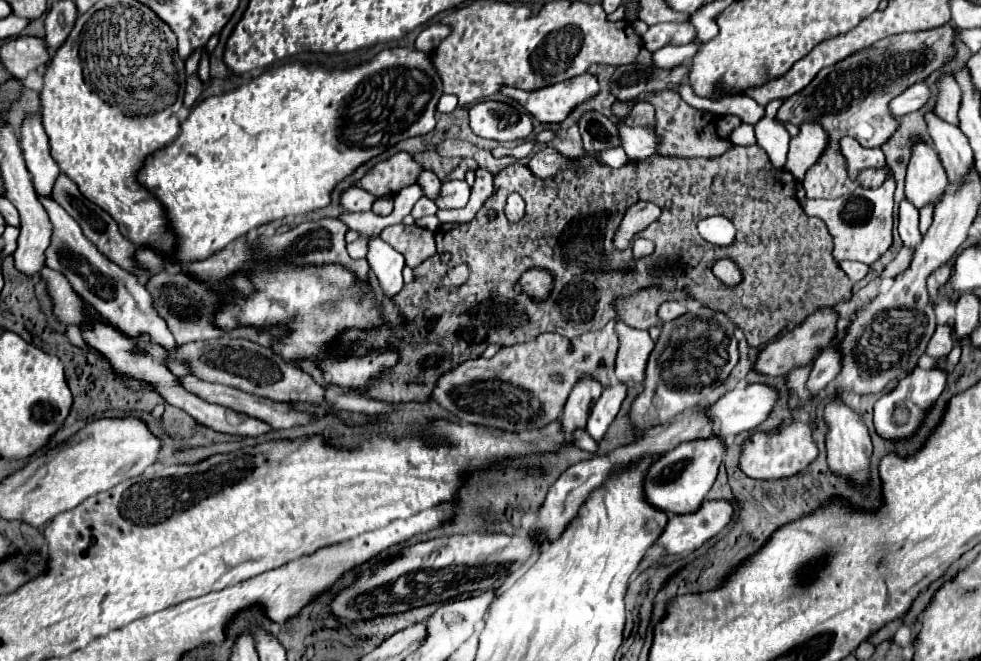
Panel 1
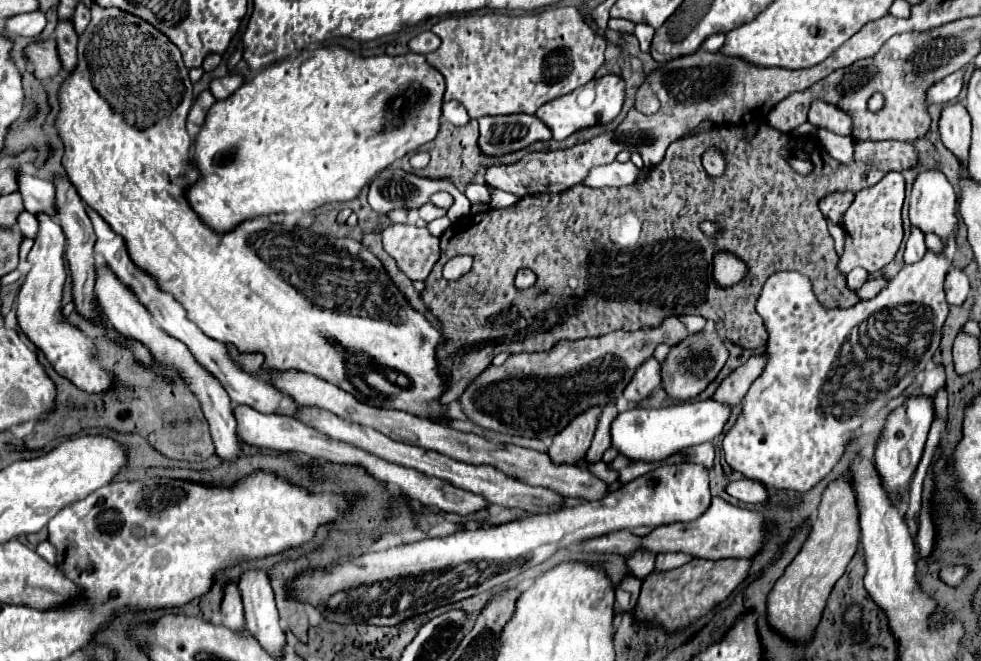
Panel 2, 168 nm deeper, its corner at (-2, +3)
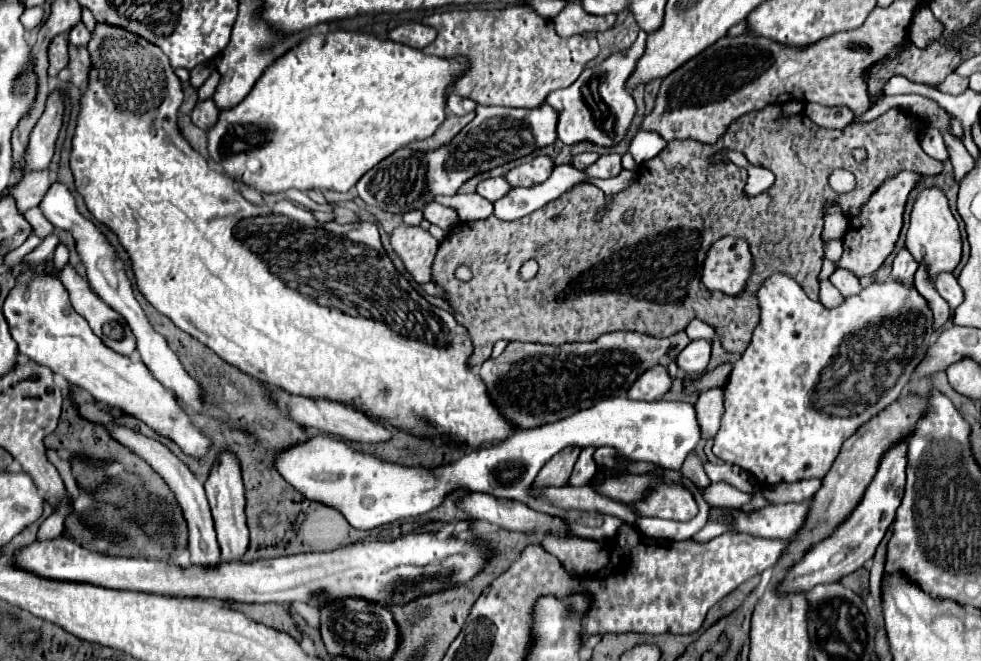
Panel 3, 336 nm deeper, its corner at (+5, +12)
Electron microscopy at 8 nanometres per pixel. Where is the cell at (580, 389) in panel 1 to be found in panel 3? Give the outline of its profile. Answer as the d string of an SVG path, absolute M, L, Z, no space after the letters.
M569 448L569 450L563 450L561 454L555 454L555 458L551 458L543 468L541 472L537 474L533 486L535 490L543 490L547 486L563 486L567 484L569 476L571 476L571 470L579 458L579 452L577 448Z

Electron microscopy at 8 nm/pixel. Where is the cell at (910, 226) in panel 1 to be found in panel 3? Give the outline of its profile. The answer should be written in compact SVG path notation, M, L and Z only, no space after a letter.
M903 248L893 262L893 270L891 270L891 278L903 286L913 286L913 276L917 272L917 262L913 262L913 256L909 254L907 248Z

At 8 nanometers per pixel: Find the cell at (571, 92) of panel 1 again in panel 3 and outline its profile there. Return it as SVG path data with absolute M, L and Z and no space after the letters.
M640 30L637 40L631 48L623 52L611 54L607 60L593 68L585 68L581 76L563 90L551 92L547 102L561 110L561 118L557 124L557 134L563 144L577 144L577 142L591 142L597 146L613 148L625 140L625 134L631 126L631 120L637 112L633 96L625 90L625 82L631 76L637 60L643 56L648 34Z

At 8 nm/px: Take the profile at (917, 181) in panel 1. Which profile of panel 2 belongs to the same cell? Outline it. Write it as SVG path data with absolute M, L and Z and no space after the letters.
M928 169L918 173L910 195L910 221L924 233L934 231L942 241L956 233L956 193L944 173Z

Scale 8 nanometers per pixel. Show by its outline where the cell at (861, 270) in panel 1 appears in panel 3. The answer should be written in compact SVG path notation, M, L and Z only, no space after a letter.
M839 268L839 270L835 270L835 272L833 272L831 282L833 282L833 286L841 292L841 296L843 296L843 298L849 298L849 296L853 296L853 294L859 294L859 292L861 292L859 278L857 278L857 276L853 276L853 274L849 274L849 270L843 270L843 268Z

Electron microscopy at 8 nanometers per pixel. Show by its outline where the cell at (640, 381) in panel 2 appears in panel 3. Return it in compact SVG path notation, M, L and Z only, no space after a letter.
M663 366L647 370L627 392L631 400L645 400L653 402L663 398L671 390L671 376Z

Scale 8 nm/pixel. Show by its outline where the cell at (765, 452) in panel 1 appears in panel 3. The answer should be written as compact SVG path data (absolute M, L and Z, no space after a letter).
M773 274L771 278L767 278L763 282L761 290L757 292L757 298L759 298L759 308L761 308L761 322L753 334L749 348L743 352L741 360L735 364L733 374L725 386L725 394L723 394L725 412L721 418L721 428L715 436L713 454L719 460L723 460L725 464L735 464L741 470L745 470L759 488L771 488L781 482L791 484L791 482L799 482L805 478L823 478L829 472L829 468L833 466L833 462L841 450L841 444L851 434L855 434L857 426L863 426L863 422L867 422L873 414L881 412L885 406L889 406L889 402L895 402L899 398L901 390L909 384L913 370L925 358L929 342L931 342L931 334L933 334L931 310L929 310L925 298L915 288L905 288L893 280L883 282L883 284L875 282L873 286L861 290L859 294L843 300L837 308L827 310L819 302L809 300L807 294L801 290L801 286L797 286L797 282L793 282L793 278L787 278L785 274Z

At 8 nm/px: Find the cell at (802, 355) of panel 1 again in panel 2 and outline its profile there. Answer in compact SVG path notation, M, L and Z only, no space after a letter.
M760 353L760 355L752 355L744 365L740 365L730 377L726 377L720 387L714 393L714 399L718 401L726 401L728 405L738 405L744 395L748 393L748 387L752 385L752 381L762 375L764 367L768 363L768 355Z

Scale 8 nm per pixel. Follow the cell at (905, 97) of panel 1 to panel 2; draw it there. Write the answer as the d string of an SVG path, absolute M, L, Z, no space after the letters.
M956 71L952 75L948 75L946 79L934 83L932 87L928 87L926 91L926 103L932 105L932 103L948 103L952 99L956 99L956 95L960 93L964 85L964 79L962 79L962 71Z

